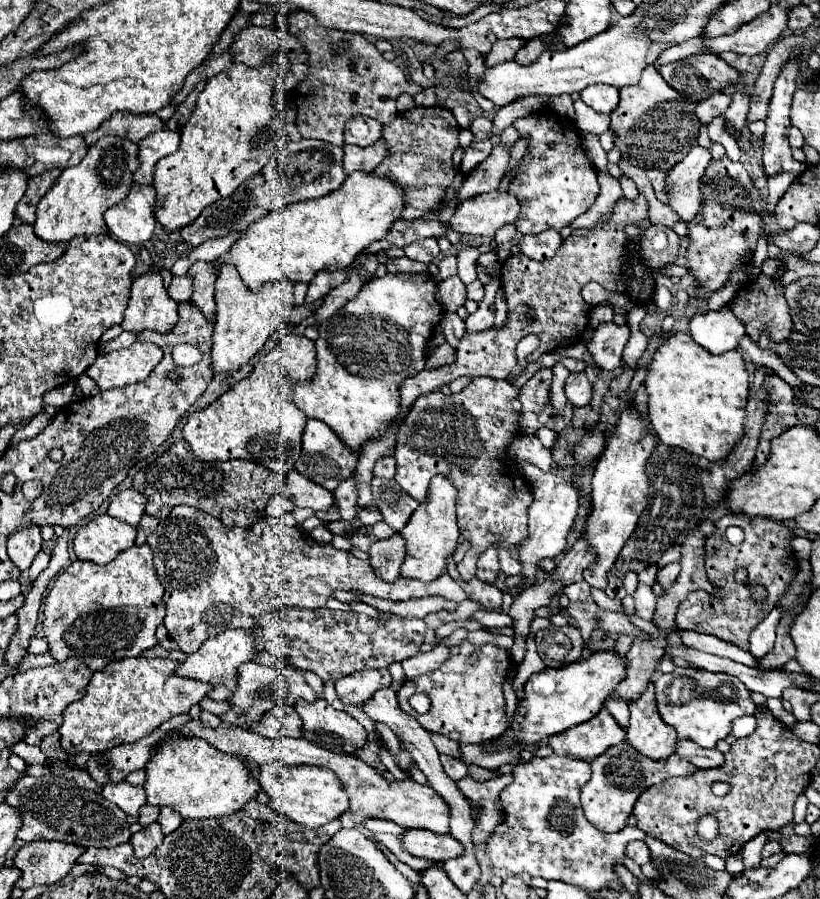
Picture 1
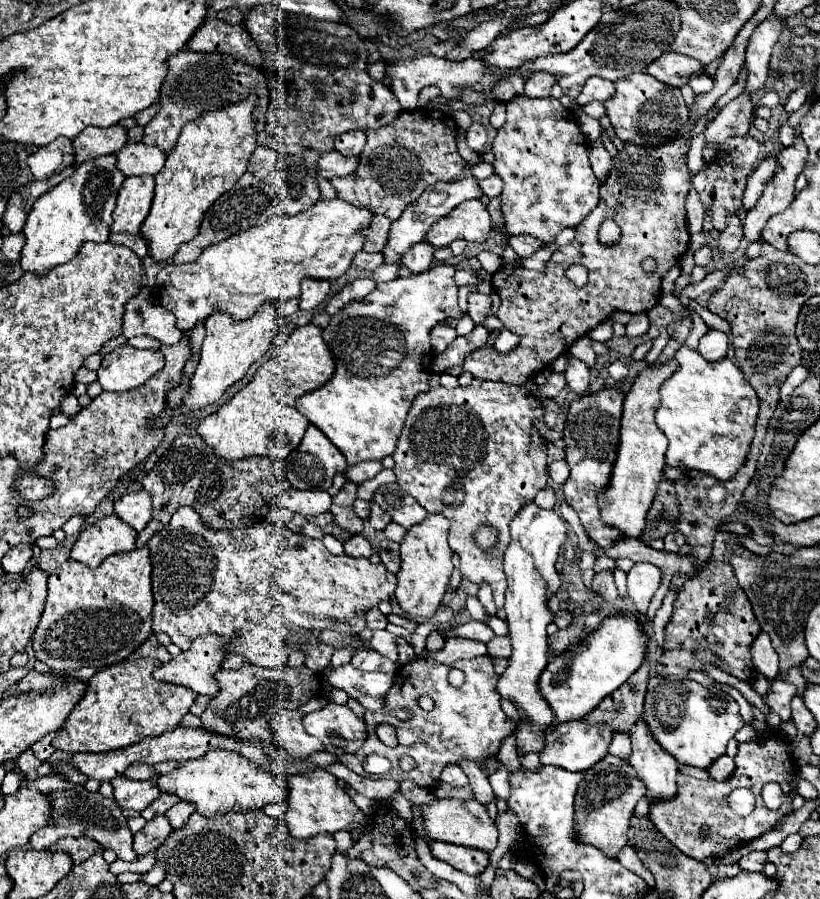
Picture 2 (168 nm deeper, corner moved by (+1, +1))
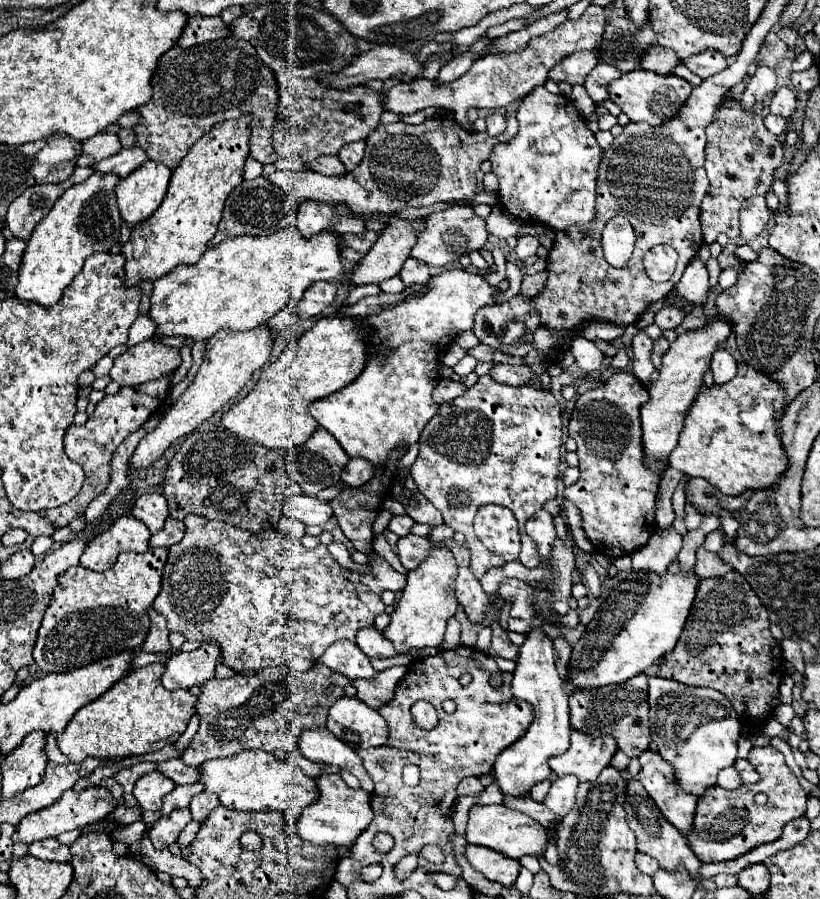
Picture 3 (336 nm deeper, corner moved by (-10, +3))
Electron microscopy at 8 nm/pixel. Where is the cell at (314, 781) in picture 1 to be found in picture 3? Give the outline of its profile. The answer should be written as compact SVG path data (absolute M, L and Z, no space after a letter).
M321 775L317 779L319 799L303 809L303 813L297 819L297 833L301 839L317 845L347 845L351 847L355 839L367 829L367 825L373 819L373 811L369 805L369 793L363 789L351 789L347 783L337 775Z

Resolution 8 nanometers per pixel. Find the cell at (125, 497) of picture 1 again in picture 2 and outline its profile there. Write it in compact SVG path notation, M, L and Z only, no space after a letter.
M144 491L128 493L116 501L114 513L140 533L152 519L152 499Z

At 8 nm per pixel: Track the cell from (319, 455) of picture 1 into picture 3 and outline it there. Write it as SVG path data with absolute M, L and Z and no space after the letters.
M317 427L317 431L301 447L295 447L295 449L287 451L285 471L303 489L303 493L317 495L319 491L339 483L341 471L345 469L347 461L349 461L349 455L343 451L343 447L339 447L335 437L331 437L329 431L325 431L323 427Z

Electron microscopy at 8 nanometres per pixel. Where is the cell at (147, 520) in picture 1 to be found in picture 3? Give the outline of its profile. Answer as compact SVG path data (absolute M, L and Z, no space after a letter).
M167 519L163 529L155 535L151 535L149 539L149 547L169 547L173 543L179 543L179 539L183 537L185 531L185 523L183 521L175 521L175 519Z

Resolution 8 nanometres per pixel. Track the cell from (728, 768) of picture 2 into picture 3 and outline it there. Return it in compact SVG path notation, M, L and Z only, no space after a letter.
M737 759L735 769L737 769L739 777L741 777L741 783L757 783L759 781L759 775L757 775L755 767L747 759Z

